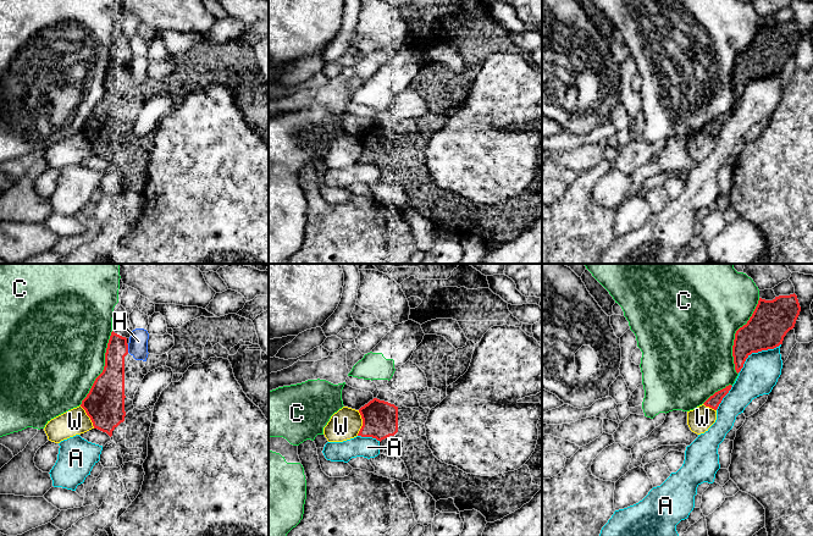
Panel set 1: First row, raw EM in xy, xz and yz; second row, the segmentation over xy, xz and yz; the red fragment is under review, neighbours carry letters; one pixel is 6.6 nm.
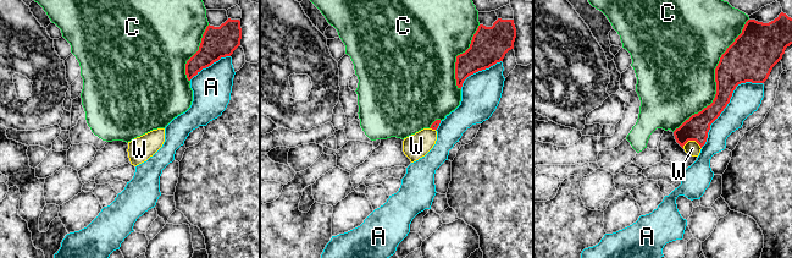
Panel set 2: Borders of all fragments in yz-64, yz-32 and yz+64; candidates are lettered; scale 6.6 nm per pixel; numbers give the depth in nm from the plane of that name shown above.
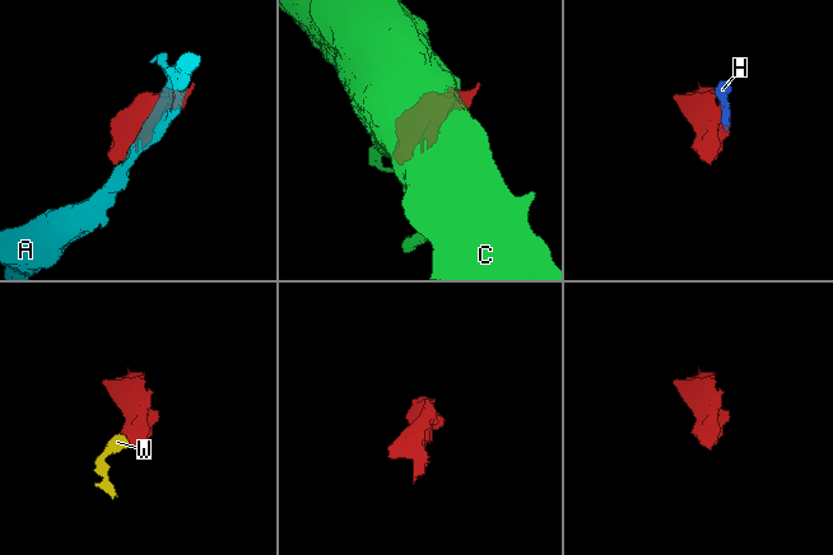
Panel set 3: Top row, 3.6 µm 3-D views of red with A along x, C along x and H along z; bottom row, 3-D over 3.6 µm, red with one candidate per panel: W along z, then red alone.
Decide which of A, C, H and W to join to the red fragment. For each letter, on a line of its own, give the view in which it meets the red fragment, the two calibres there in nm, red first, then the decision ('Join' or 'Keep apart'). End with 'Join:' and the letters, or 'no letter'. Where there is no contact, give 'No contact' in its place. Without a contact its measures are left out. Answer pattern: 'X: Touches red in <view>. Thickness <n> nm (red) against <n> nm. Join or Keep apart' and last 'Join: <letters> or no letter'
A: Touches red in yz. Thickness 260 nm (red) against 240 nm. Keep apart
C: Touches red in yz. Thickness 260 nm (red) against 480 nm. Keep apart
H: Touches red in xy. Thickness 180 nm (red) against 130 nm. Keep apart
W: Touches red in xz. Thickness 240 nm (red) against 200 nm. Keep apart
Join: no letter

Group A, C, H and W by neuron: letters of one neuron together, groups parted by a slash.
A / C / H / W

